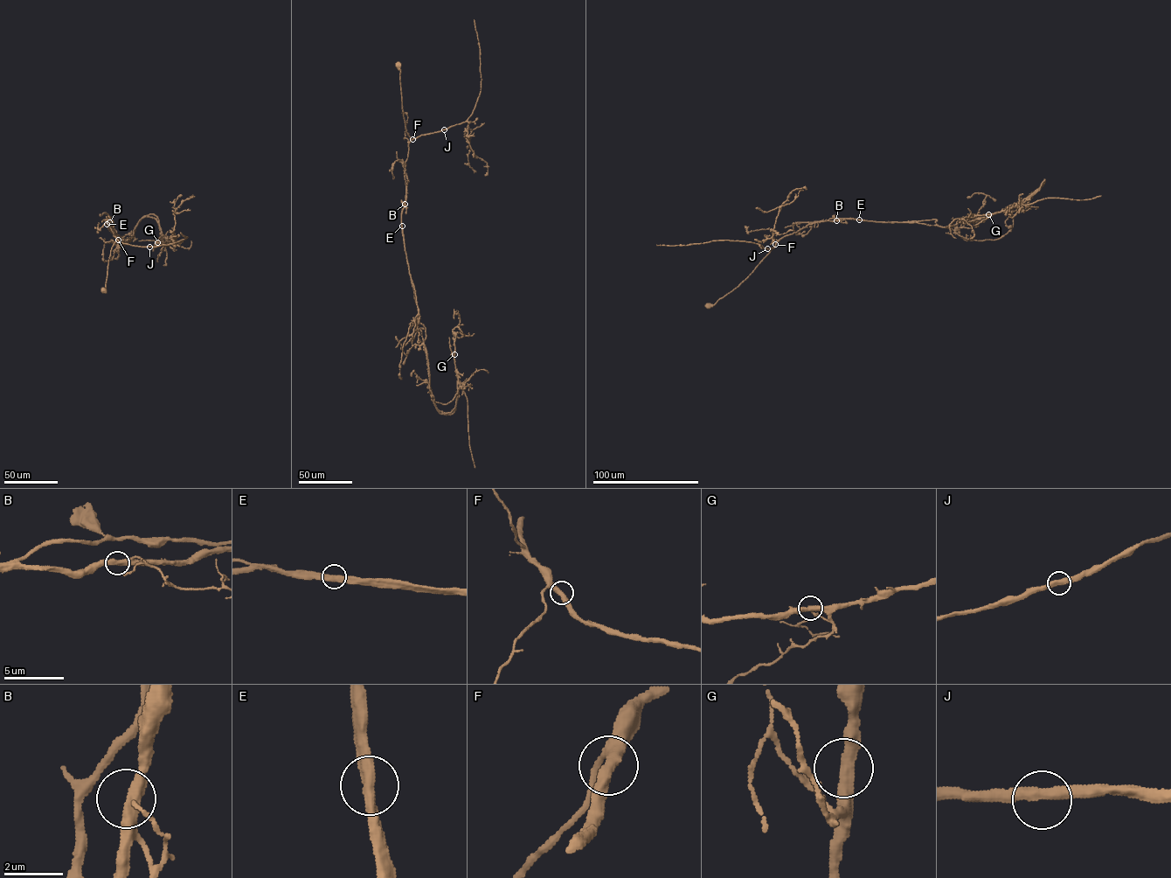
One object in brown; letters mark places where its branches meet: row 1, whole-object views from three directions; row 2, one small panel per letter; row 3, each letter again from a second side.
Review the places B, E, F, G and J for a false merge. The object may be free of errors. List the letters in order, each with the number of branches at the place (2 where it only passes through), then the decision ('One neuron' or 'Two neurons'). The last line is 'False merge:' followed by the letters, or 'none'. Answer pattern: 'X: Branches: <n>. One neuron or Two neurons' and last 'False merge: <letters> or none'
B: Branches: 2. One neuron
E: Branches: 2. Two neurons
F: Branches: 2. One neuron
G: Branches: 2. One neuron
J: Branches: 2. One neuron
False merge: E

